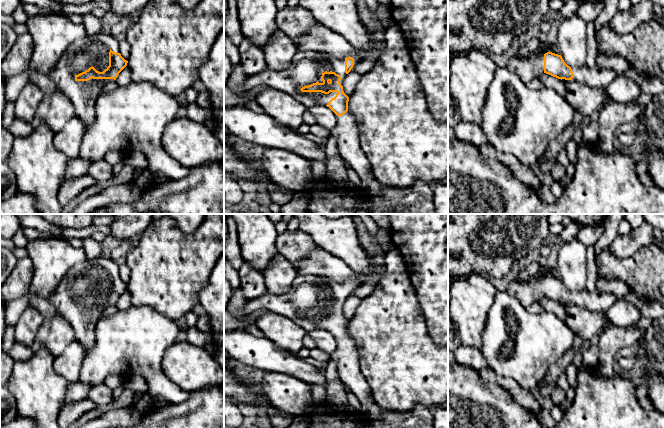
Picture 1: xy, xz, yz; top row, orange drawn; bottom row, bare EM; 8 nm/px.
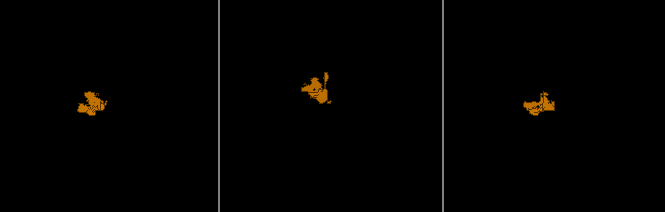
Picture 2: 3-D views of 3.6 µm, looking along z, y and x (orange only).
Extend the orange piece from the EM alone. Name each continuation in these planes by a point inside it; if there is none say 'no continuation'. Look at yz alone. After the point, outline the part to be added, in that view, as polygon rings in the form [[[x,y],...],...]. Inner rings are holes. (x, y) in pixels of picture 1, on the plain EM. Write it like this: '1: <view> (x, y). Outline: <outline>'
1: yz (530, 292). Outline: [[[538,275],[530,281],[520,282],[512,280],[508,287],[508,293],[516,297],[527,308],[544,297],[544,278]]]
2: yz (597, 301). Outline: [[[587,289],[581,292],[571,291],[572,304],[588,309],[591,312],[606,312],[619,298],[612,293],[601,291],[590,292]]]

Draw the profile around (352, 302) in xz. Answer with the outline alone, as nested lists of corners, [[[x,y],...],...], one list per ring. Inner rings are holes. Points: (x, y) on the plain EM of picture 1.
[[[351,294],[346,299],[345,304],[344,304],[344,307],[343,307],[342,310],[343,310],[344,317],[348,321],[350,321],[353,318],[353,316],[354,316],[357,308],[360,306],[361,302],[362,302],[362,299],[359,298],[356,295],[353,295],[353,294]]]

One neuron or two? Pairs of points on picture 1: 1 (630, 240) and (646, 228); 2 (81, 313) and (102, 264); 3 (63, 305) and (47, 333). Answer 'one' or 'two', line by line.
1: one
2: one
3: two

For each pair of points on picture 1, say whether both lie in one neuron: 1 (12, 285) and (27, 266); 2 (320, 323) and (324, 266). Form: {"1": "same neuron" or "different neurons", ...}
{"1": "same neuron", "2": "different neurons"}

